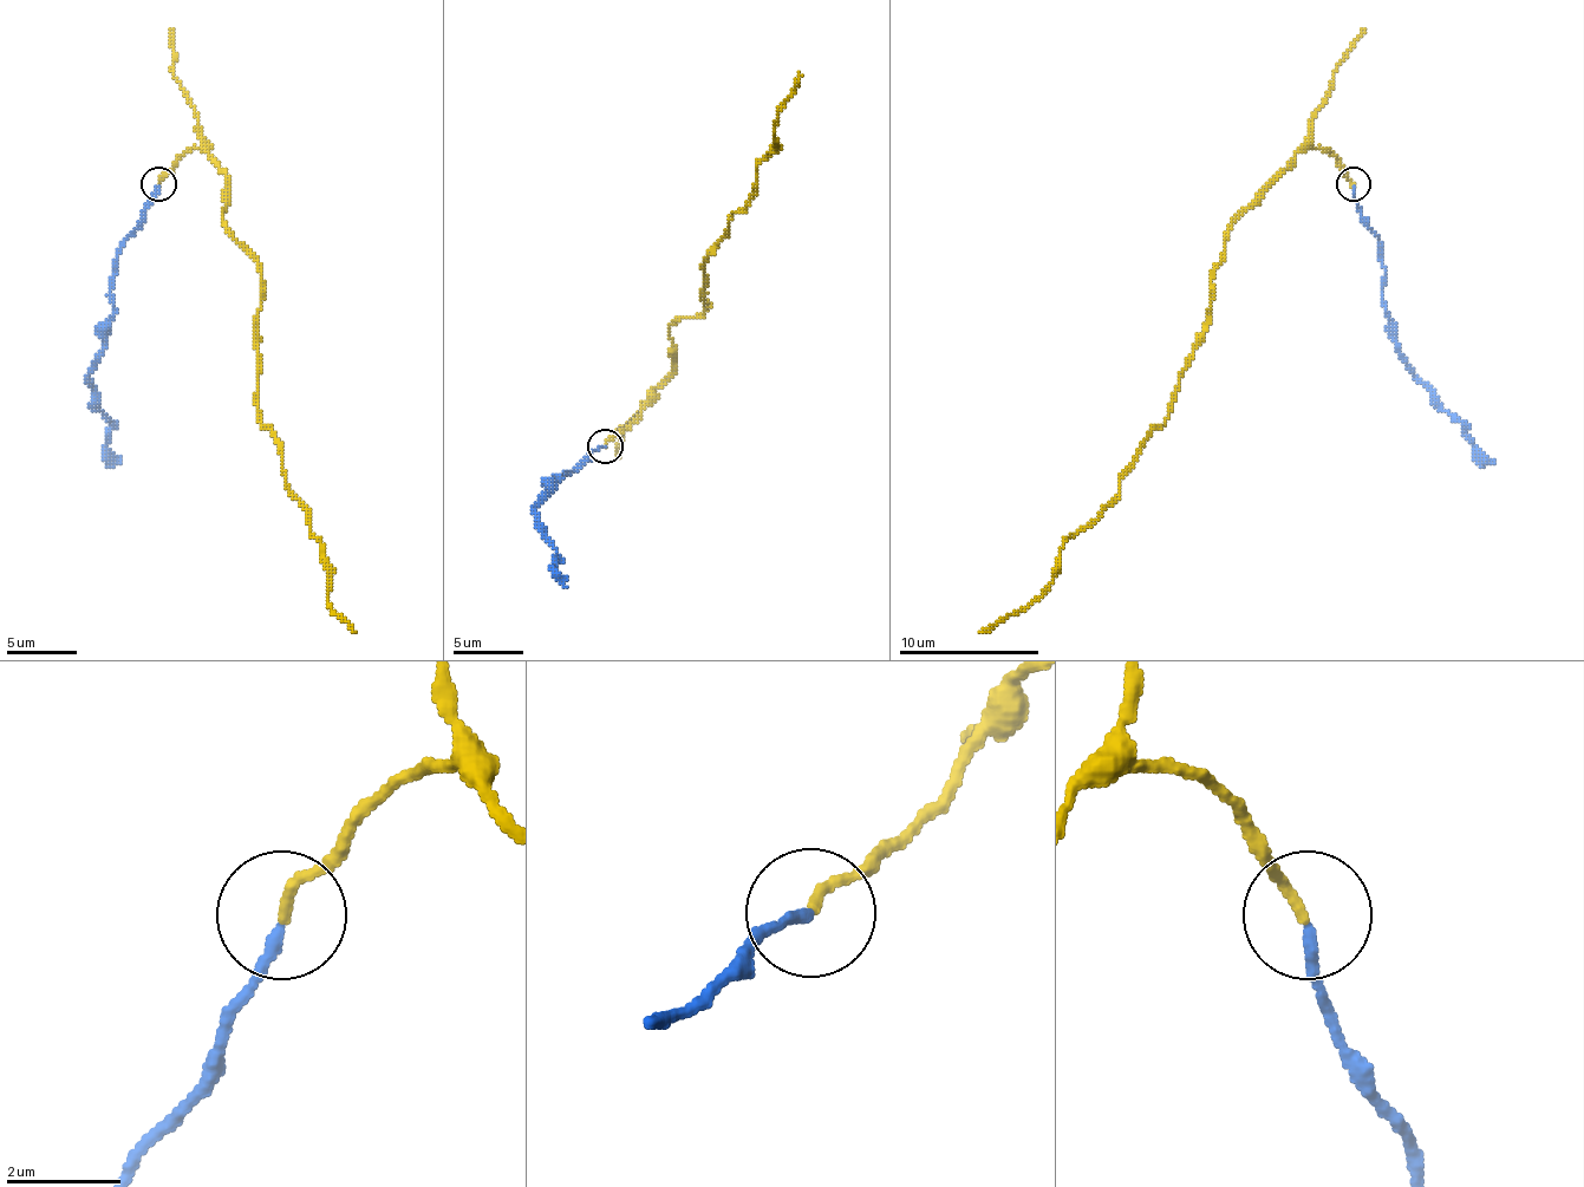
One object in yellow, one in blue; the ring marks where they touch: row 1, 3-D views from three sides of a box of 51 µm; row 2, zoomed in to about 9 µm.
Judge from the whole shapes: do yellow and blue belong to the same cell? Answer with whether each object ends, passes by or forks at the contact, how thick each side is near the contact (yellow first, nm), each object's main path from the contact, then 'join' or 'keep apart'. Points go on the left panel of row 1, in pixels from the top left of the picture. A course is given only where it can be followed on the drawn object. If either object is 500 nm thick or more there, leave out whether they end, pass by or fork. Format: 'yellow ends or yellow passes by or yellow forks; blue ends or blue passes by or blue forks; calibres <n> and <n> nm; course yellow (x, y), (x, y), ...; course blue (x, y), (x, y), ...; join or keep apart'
yellow ends; blue ends; calibres 170 and 190 nm; course yellow (160, 183), (194, 148), (226, 176), (222, 221), (261, 271), (258, 418), (320, 545), (327, 604), (352, 632); course blue (160, 187), (117, 256), (110, 285), (113, 317), (92, 369), (92, 404), (110, 422), (106, 449), (121, 463); keep apart

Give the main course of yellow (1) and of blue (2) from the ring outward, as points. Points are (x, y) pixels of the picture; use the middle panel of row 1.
1: (606, 447), (672, 370), (669, 327), (708, 306), (704, 261), (774, 145), (774, 121), (799, 72)
2: (606, 447), (574, 471), (556, 475), (560, 478), (539, 500), (539, 530), (556, 552), (553, 573), (567, 587)

